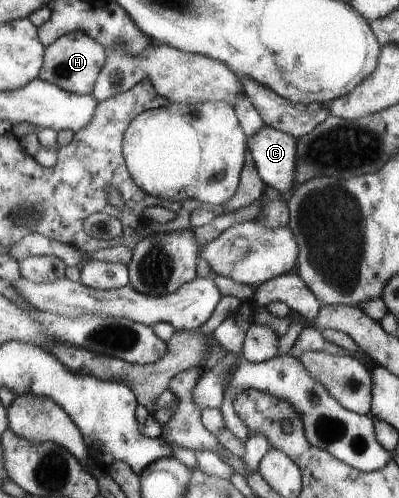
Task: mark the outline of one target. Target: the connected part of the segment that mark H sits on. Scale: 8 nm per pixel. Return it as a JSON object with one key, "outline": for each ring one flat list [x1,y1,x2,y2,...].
{"outline":[[75,30,59,36,51,45,46,47,43,56,43,68,40,69,38,78,54,83,62,90,79,95,90,94,95,88,95,82,106,64,108,50,91,35,83,30]]}

